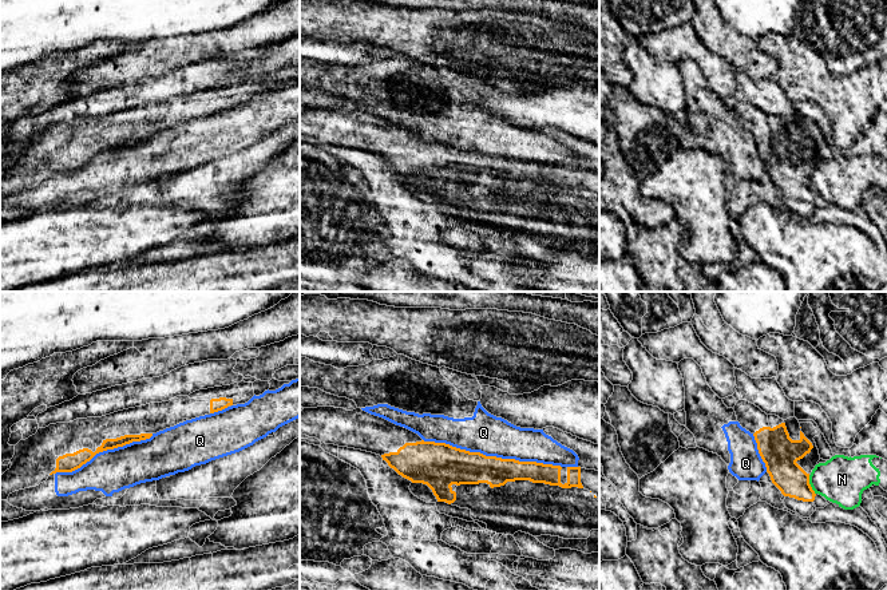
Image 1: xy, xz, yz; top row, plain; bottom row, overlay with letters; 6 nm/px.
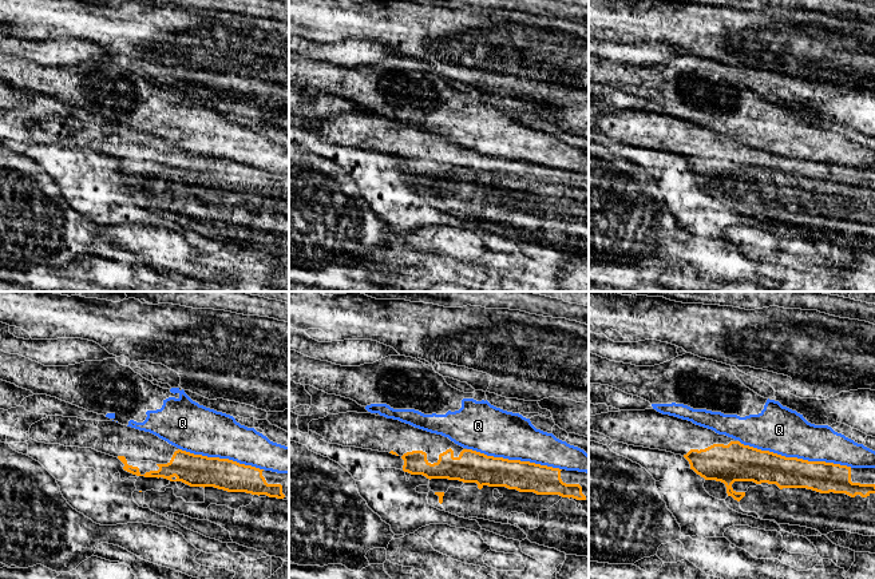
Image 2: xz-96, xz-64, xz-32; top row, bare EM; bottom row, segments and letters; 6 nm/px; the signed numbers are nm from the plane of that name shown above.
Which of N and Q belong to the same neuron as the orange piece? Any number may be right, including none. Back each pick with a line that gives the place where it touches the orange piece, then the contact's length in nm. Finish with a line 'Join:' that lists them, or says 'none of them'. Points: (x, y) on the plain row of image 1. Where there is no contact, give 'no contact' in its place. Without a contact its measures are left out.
Join: none of them

